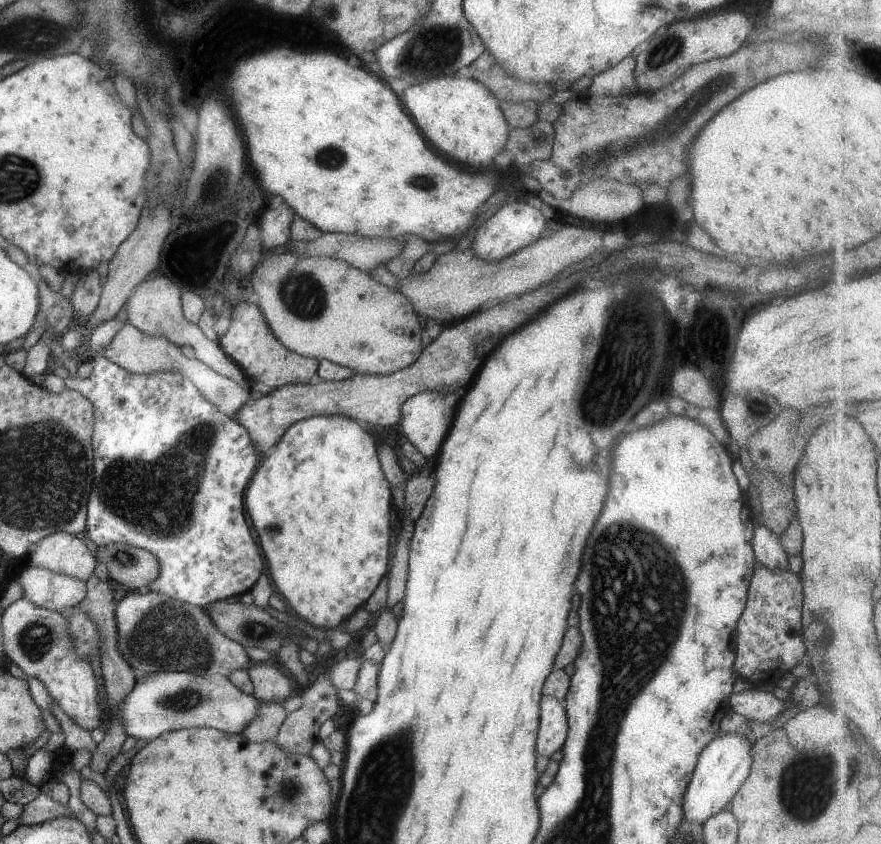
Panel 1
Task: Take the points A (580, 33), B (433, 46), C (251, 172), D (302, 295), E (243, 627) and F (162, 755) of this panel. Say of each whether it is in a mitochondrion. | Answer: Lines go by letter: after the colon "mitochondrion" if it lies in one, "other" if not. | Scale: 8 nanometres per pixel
A: other
B: mitochondrion
C: other
D: mitochondrion
E: mitochondrion
F: other

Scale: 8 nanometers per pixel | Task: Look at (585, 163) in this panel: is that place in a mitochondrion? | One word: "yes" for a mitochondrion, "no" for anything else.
yes

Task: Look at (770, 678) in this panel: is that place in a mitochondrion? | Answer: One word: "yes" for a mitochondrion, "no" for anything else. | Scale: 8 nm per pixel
no

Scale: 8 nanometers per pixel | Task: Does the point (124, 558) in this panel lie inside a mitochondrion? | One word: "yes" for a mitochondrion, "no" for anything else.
yes

